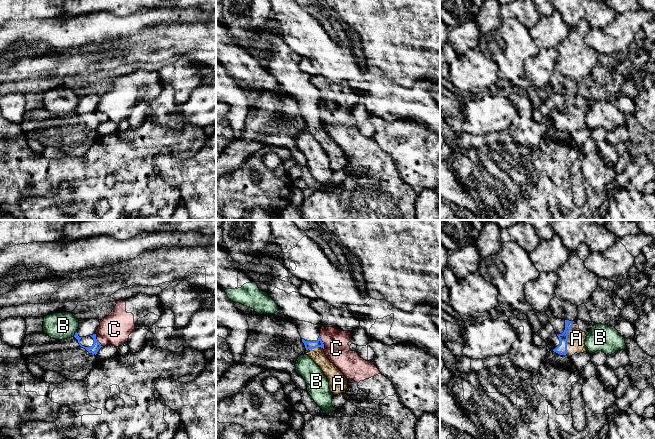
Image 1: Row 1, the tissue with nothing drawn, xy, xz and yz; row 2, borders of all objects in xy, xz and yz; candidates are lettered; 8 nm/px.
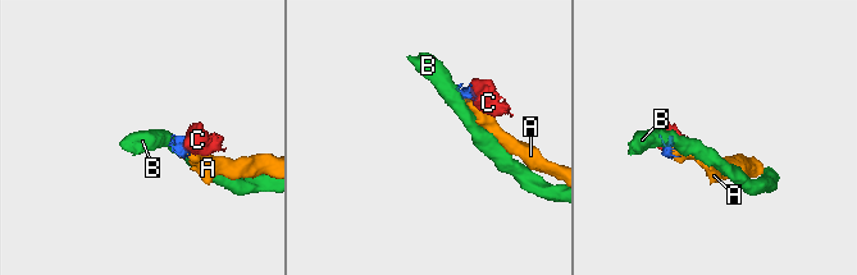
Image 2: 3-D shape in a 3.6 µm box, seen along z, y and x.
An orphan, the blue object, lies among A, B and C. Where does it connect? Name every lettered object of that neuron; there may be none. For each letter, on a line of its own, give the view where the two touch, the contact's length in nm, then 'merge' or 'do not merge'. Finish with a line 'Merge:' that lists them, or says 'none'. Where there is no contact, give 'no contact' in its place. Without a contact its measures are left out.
A: meets blue in yz; contact 260 nm long; merge
B: meets blue in xy; contact 50 nm long; do not merge
C: meets blue in xy; contact 120 nm long; do not merge
Merge: A

